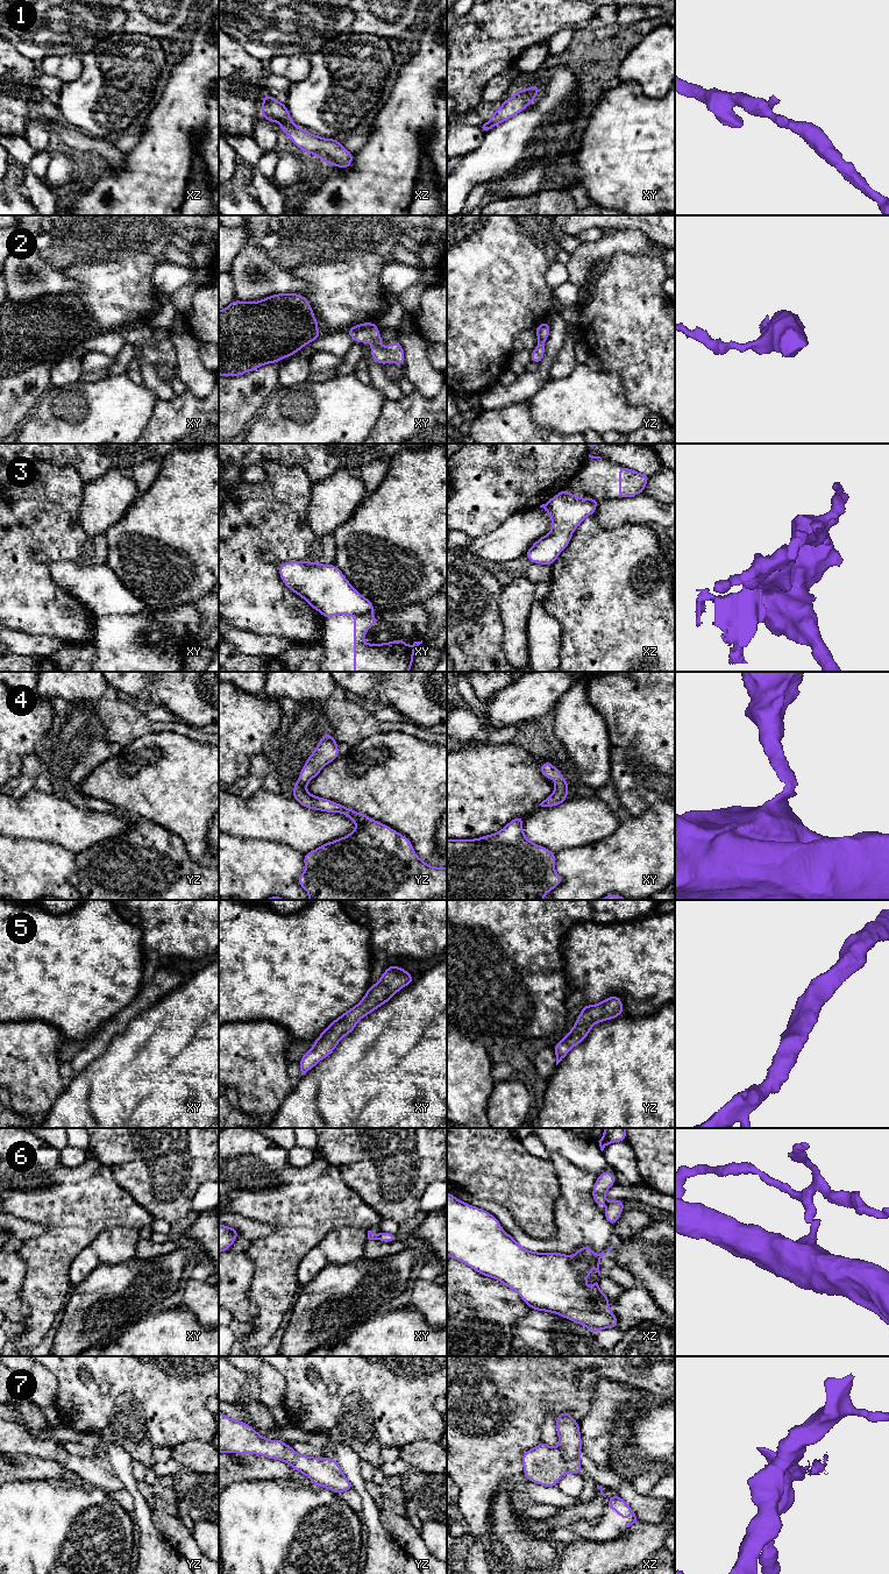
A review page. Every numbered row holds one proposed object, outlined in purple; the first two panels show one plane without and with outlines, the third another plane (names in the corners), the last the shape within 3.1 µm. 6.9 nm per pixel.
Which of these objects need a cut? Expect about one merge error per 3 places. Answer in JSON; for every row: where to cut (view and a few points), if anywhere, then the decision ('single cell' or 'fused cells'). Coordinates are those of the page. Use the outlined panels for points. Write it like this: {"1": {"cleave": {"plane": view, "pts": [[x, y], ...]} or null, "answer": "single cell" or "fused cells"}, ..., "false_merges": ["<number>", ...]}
{"1": {"cleave": null, "answer": "single cell"}, "2": {"cleave": null, "answer": "single cell"}, "3": {"cleave": {"plane": "xy", "pts": [[369, 612], [355, 616]]}, "answer": "fused cells"}, "4": {"cleave": null, "answer": "single cell"}, "5": {"cleave": null, "answer": "single cell"}, "6": {"cleave": {"plane": "xy", "pts": [[378, 1234], [379, 1238]]}, "answer": "fused cells"}, "7": {"cleave": null, "answer": "single cell"}, "false_merges": ["3", "6"]}

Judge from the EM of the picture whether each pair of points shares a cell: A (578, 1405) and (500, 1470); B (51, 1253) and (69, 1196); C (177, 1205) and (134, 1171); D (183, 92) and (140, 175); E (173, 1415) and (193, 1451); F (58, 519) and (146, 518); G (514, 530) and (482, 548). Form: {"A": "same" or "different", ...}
{"A": "same", "B": "same", "C": "same", "D": "same", "E": "different", "F": "different", "G": "same"}

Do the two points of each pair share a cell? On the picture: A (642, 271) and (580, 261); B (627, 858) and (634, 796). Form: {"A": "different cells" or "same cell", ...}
{"A": "different cells", "B": "different cells"}

